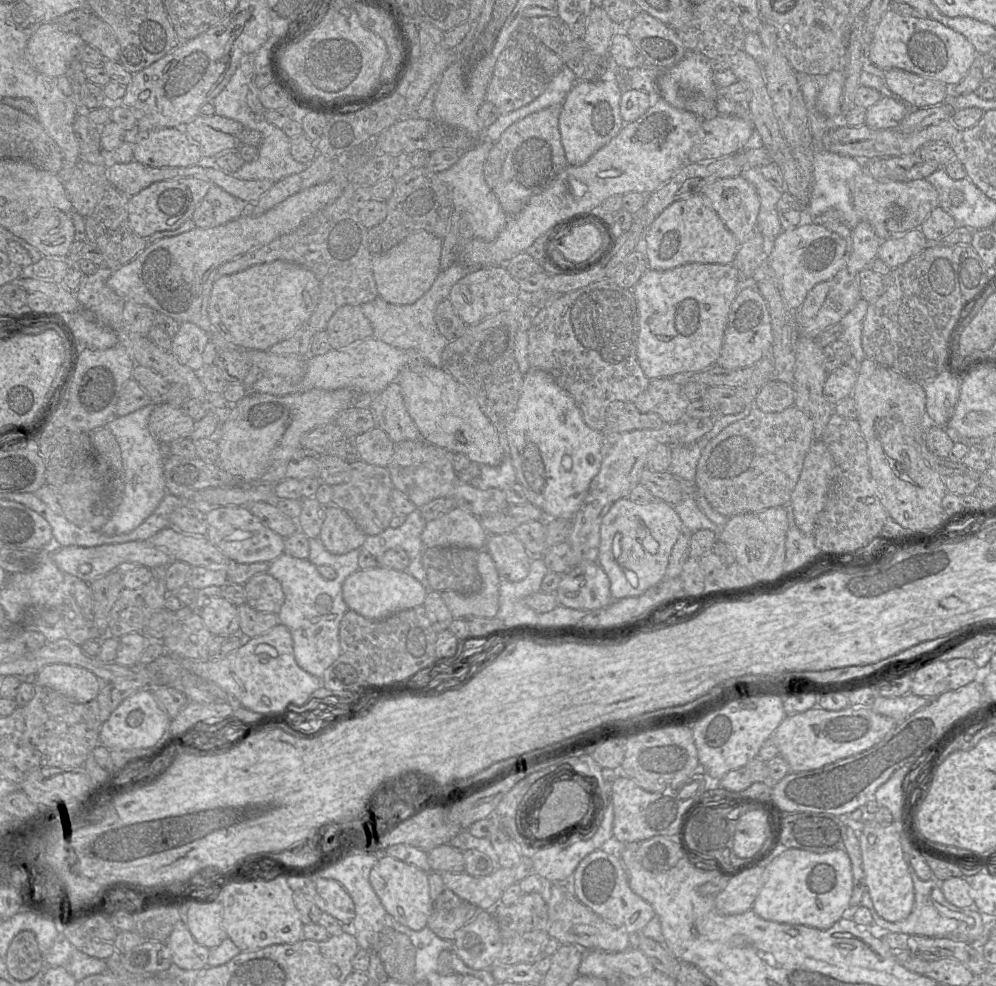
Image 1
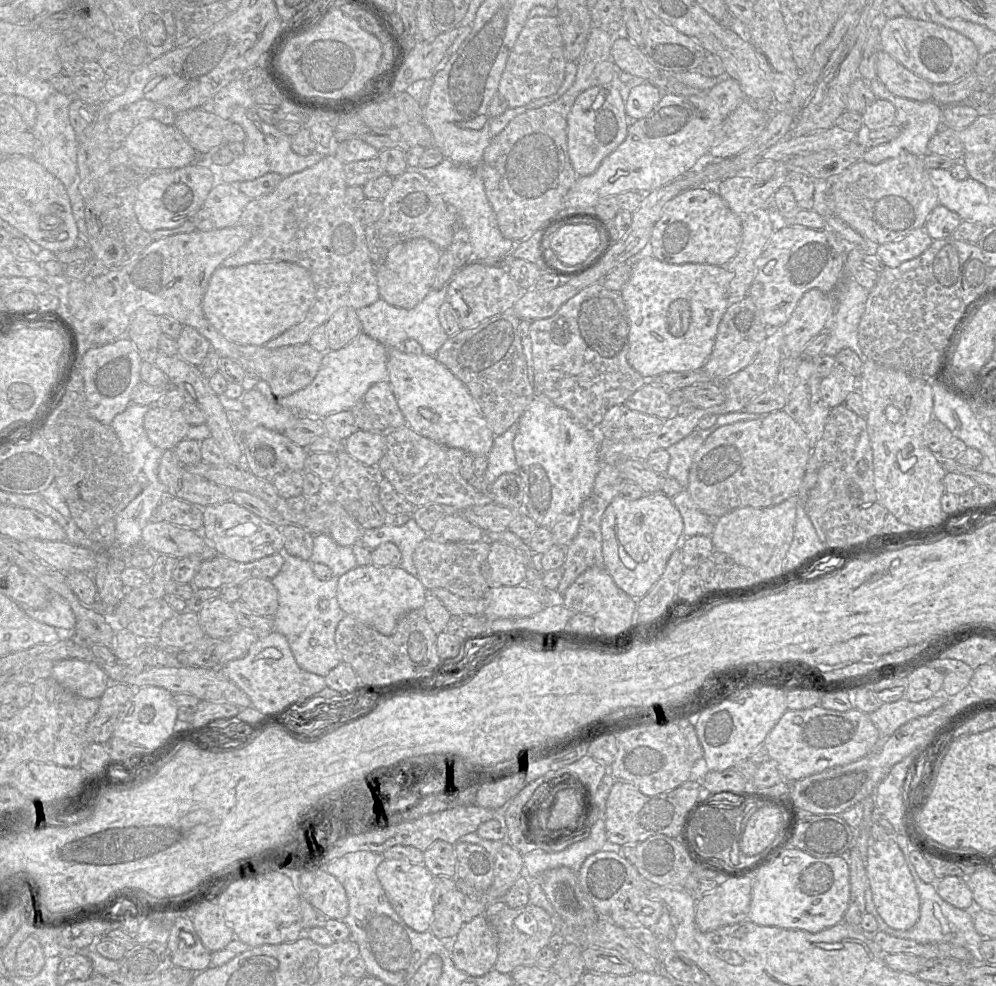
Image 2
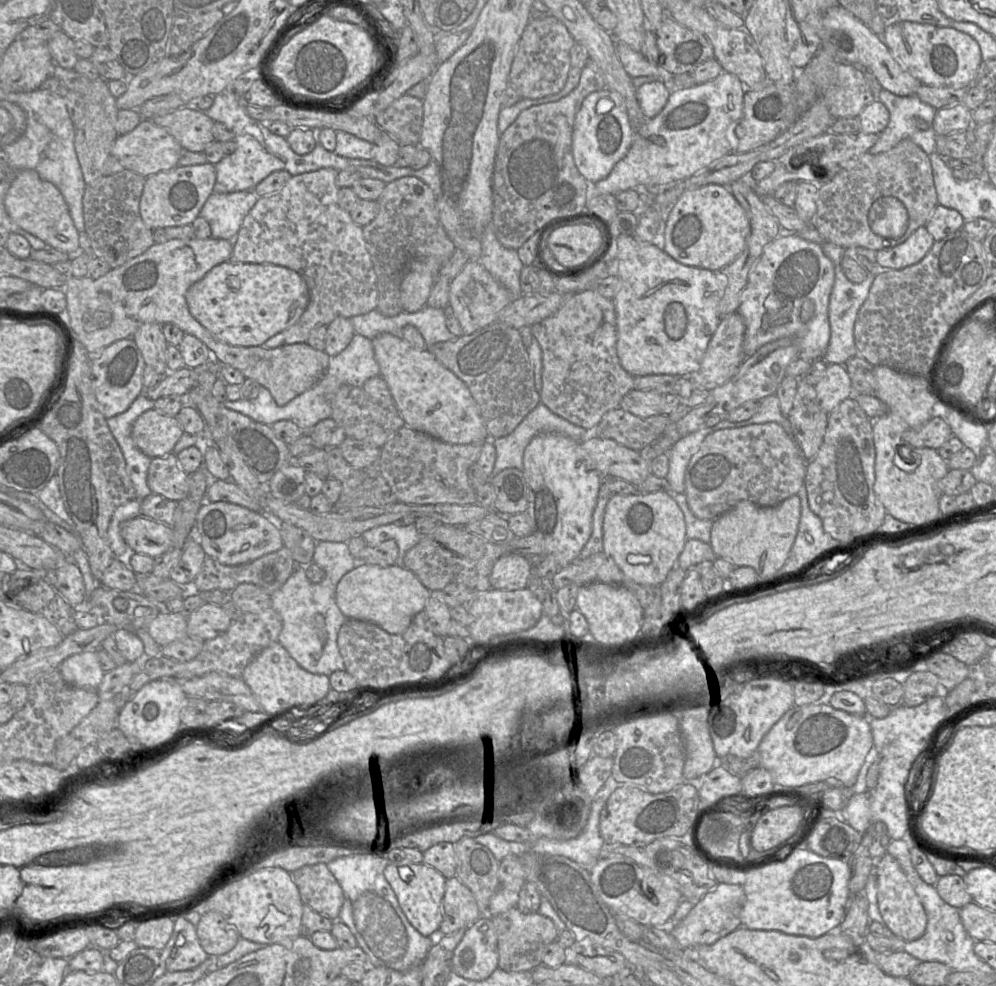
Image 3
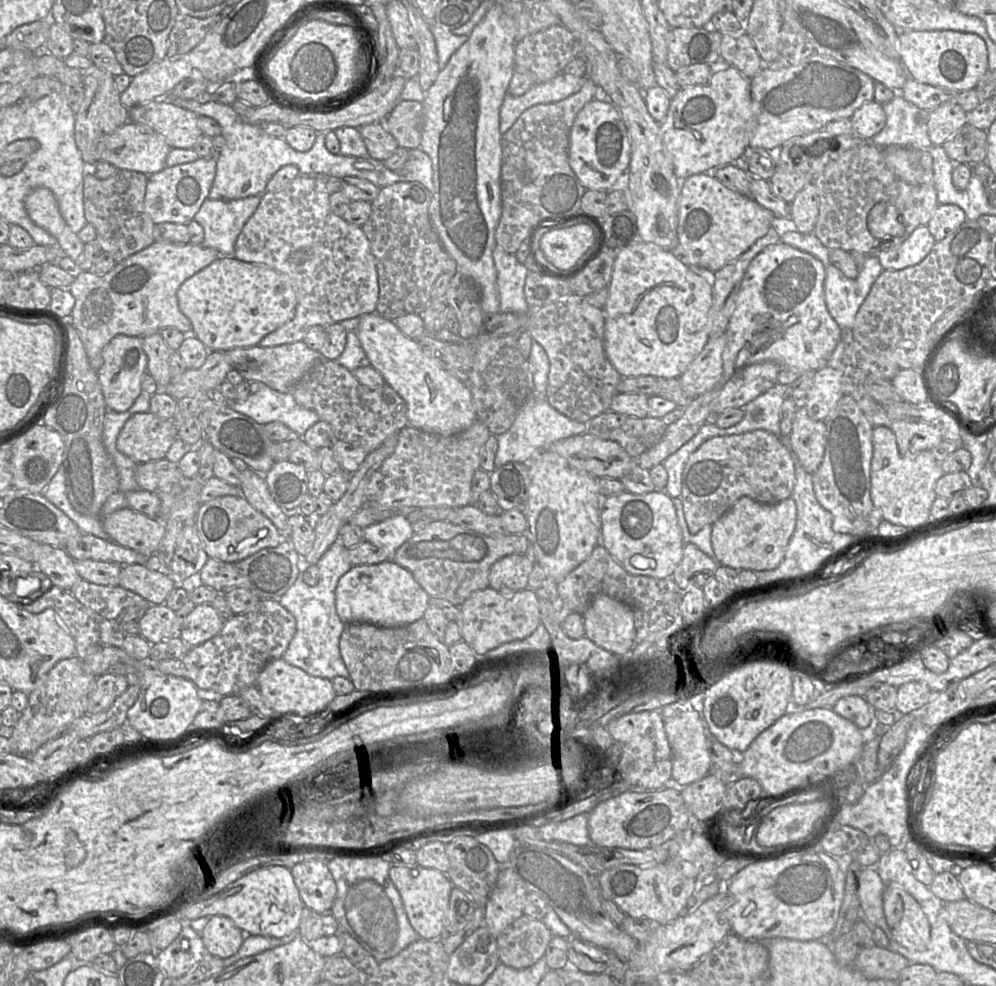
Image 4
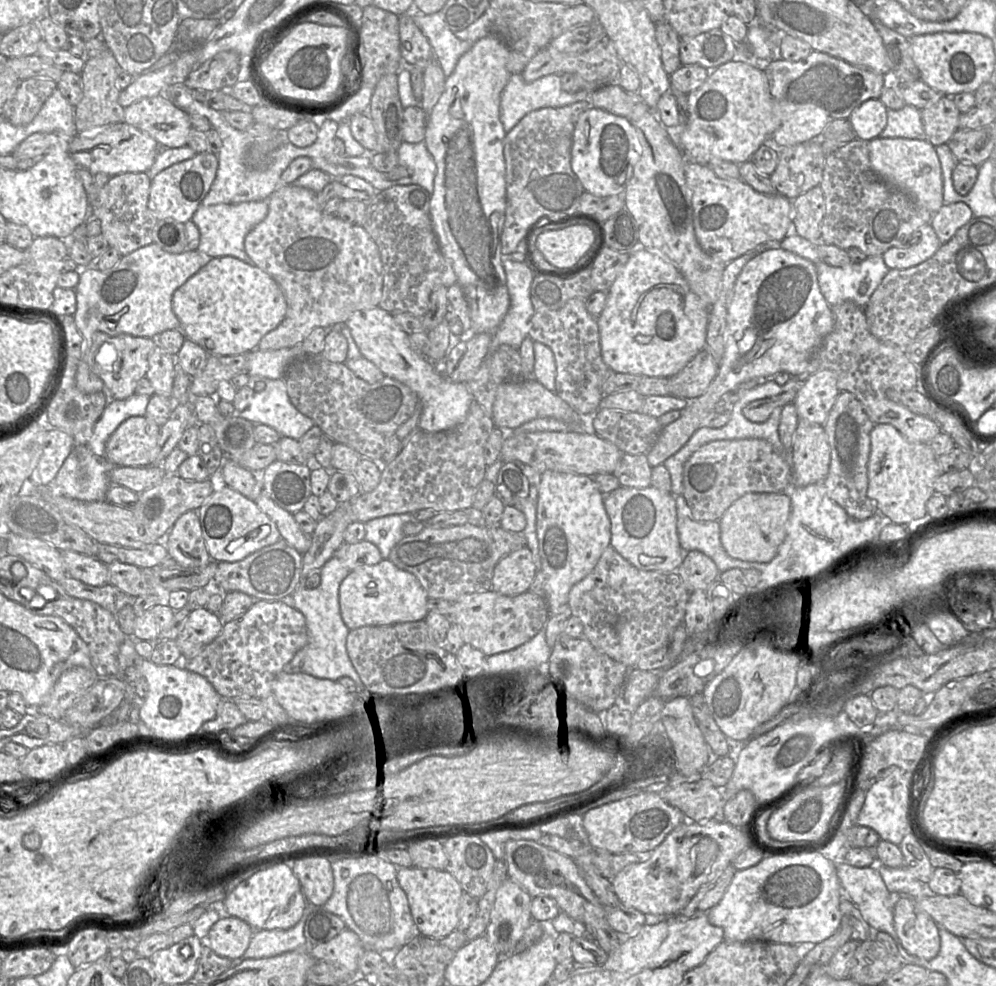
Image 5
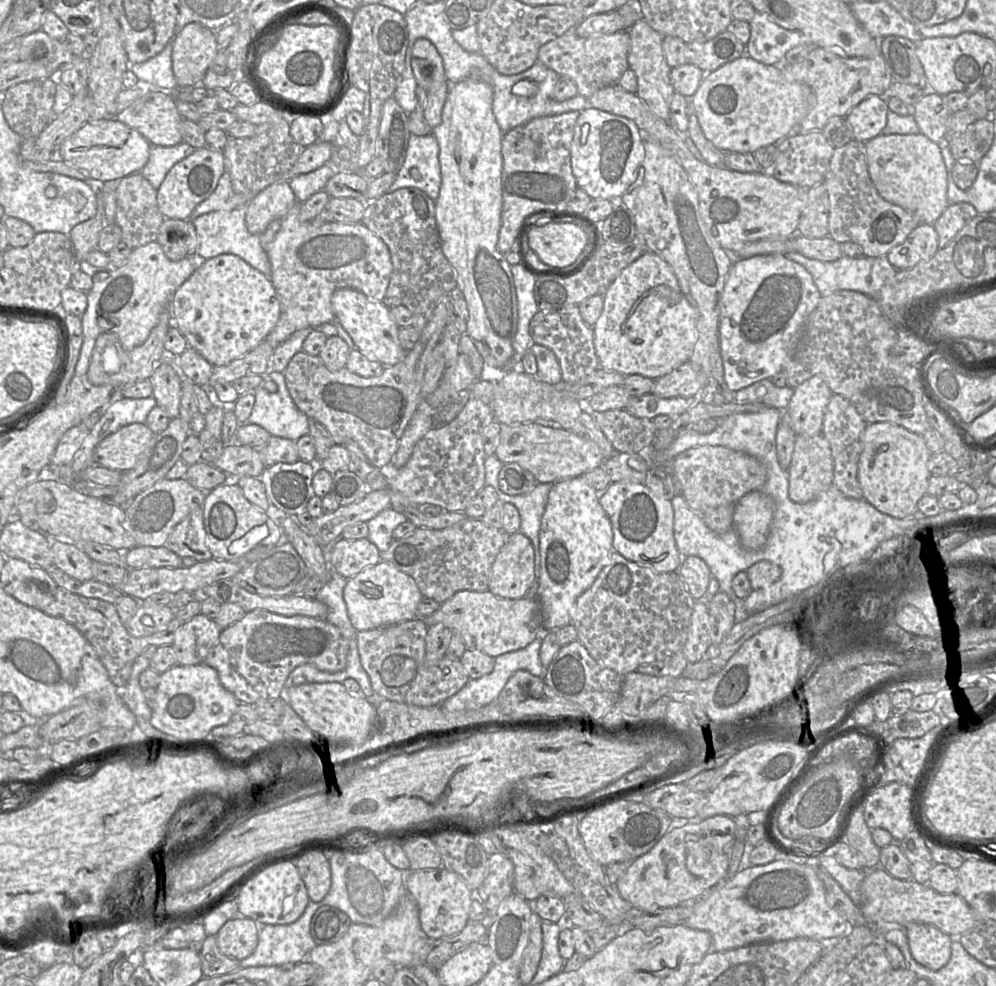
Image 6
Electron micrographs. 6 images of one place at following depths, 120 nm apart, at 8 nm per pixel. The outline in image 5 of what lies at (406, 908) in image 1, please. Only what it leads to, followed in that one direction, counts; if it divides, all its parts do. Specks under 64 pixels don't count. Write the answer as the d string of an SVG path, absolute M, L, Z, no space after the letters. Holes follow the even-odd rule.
M415 866L397 869L397 880L407 896L417 932L426 937L441 939L455 931L458 926L458 909L463 893L457 880L446 870Z

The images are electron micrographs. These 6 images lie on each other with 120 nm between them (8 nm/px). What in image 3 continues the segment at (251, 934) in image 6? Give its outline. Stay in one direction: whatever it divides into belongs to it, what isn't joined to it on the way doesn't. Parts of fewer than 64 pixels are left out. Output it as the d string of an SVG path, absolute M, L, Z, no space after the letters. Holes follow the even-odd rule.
M219 912L201 914L196 927L200 945L209 957L218 957L231 951L240 939L238 931Z

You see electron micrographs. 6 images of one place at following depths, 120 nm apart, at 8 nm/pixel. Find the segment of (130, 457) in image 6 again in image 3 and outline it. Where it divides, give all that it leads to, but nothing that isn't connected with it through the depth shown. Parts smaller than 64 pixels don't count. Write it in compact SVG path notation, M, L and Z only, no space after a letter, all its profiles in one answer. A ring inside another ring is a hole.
M154 408L140 414L132 426L132 440L136 448L150 458L162 457L173 452L184 431L177 417L161 414Z

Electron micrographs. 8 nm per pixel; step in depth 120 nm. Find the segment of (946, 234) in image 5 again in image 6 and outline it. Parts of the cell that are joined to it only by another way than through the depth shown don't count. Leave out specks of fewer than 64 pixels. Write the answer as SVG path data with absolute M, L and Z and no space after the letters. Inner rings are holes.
M970 203L949 204L933 224L939 235L940 248L946 247L957 233L977 215L976 208Z

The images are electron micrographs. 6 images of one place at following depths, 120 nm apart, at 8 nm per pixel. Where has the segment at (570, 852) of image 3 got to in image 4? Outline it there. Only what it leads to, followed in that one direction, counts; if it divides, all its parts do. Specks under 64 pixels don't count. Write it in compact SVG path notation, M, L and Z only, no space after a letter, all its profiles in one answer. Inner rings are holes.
M581 813L570 819L552 822L538 828L546 841L562 841L577 846L594 845L588 834L589 813Z

